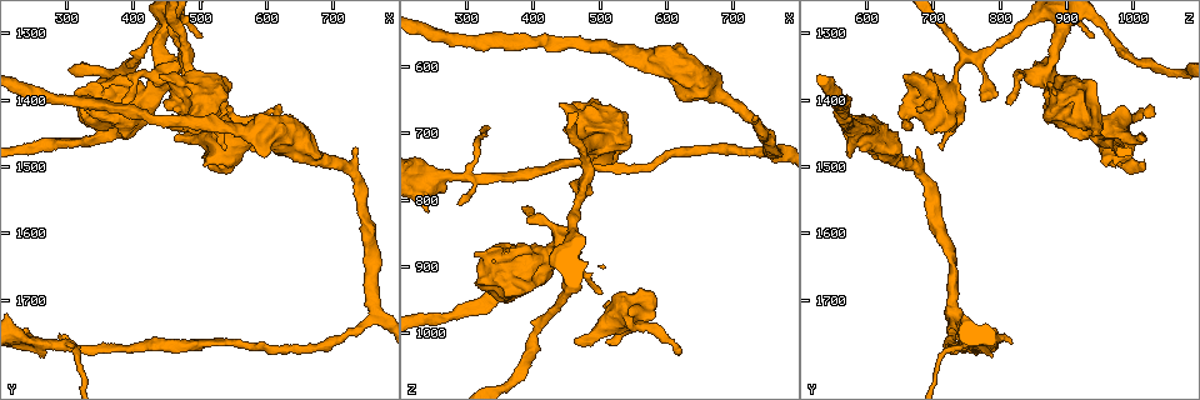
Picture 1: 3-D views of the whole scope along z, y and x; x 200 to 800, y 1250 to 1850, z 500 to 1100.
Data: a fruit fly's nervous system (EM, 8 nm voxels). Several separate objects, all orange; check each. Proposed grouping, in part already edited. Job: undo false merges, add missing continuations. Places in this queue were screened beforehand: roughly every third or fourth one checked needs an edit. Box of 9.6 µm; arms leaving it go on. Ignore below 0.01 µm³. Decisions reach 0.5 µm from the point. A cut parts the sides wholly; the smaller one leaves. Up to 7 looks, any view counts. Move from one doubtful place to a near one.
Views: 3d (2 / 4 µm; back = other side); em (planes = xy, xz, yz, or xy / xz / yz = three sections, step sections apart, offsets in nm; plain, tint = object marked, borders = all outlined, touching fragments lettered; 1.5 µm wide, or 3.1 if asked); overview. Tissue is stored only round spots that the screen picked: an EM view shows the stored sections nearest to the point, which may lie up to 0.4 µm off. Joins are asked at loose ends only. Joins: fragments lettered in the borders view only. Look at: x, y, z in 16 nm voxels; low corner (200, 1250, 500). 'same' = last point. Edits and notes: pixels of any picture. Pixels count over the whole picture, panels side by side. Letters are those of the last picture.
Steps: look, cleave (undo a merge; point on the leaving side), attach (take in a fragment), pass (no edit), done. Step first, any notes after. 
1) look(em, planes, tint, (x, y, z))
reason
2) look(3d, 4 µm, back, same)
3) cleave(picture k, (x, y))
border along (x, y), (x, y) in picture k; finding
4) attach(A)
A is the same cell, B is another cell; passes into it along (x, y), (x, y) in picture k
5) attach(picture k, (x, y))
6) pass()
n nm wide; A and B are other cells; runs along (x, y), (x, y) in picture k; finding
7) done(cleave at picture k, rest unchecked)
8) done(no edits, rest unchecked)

look(em, planes, tint, (765, 1725, 725))
three arms meet

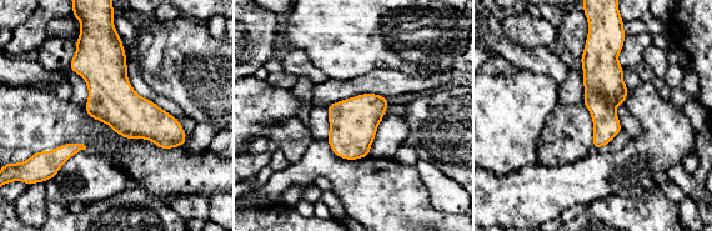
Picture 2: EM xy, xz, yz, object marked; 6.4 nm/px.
look(em, planes, borders, same)

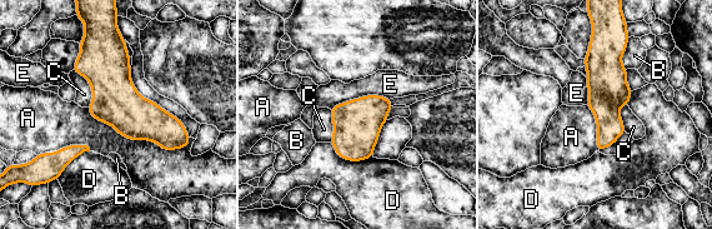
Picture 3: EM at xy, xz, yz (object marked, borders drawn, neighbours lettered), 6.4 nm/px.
pass()
A, B, C, D and E are other cells; border along (88, 108), (129, 139), (190, 143) in picture 3; all the same neuron

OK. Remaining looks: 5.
look(em, planes, borders, (305, 1765, 760))
abrupt turn

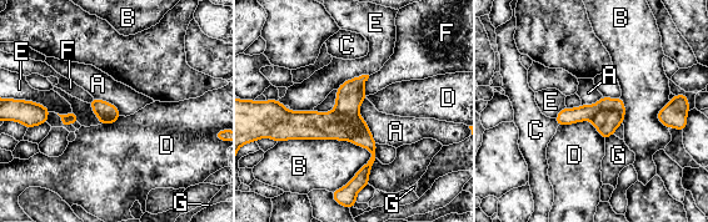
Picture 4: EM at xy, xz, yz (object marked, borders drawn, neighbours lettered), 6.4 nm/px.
cleave(picture 4, (584, 112))
A, B, C, D, E, F and G are other cells; the part that leaves runs along (622, 107), (599, 105), (559, 120) in picture 4; two neurons meet here

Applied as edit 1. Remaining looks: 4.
look(3d, 2 µm, back, (440, 1360, 655))
thick end

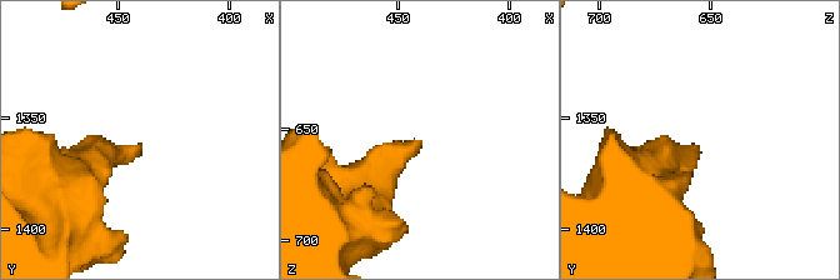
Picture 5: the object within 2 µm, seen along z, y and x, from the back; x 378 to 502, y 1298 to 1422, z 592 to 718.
look(em, yz, step 4, tint, (441, 1363, 658))

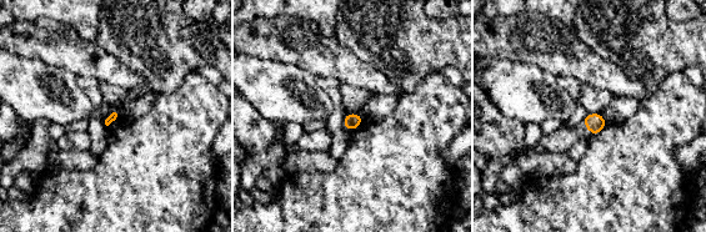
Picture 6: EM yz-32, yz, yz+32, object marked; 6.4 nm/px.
look(em, planes, borders, same)
another direction

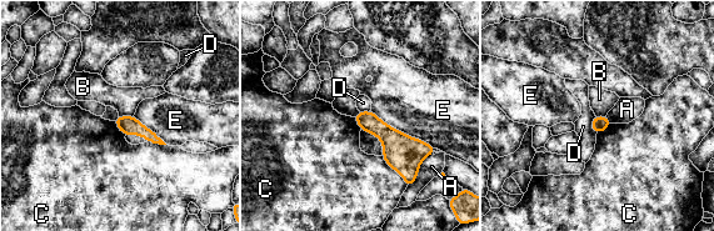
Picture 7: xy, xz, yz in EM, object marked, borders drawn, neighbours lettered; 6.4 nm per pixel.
pass()
E touches over 480 nm; A, B, C, D and E are other cells; none of them fits

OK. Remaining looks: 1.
done(cleave at picture 4, rest unchecked)

